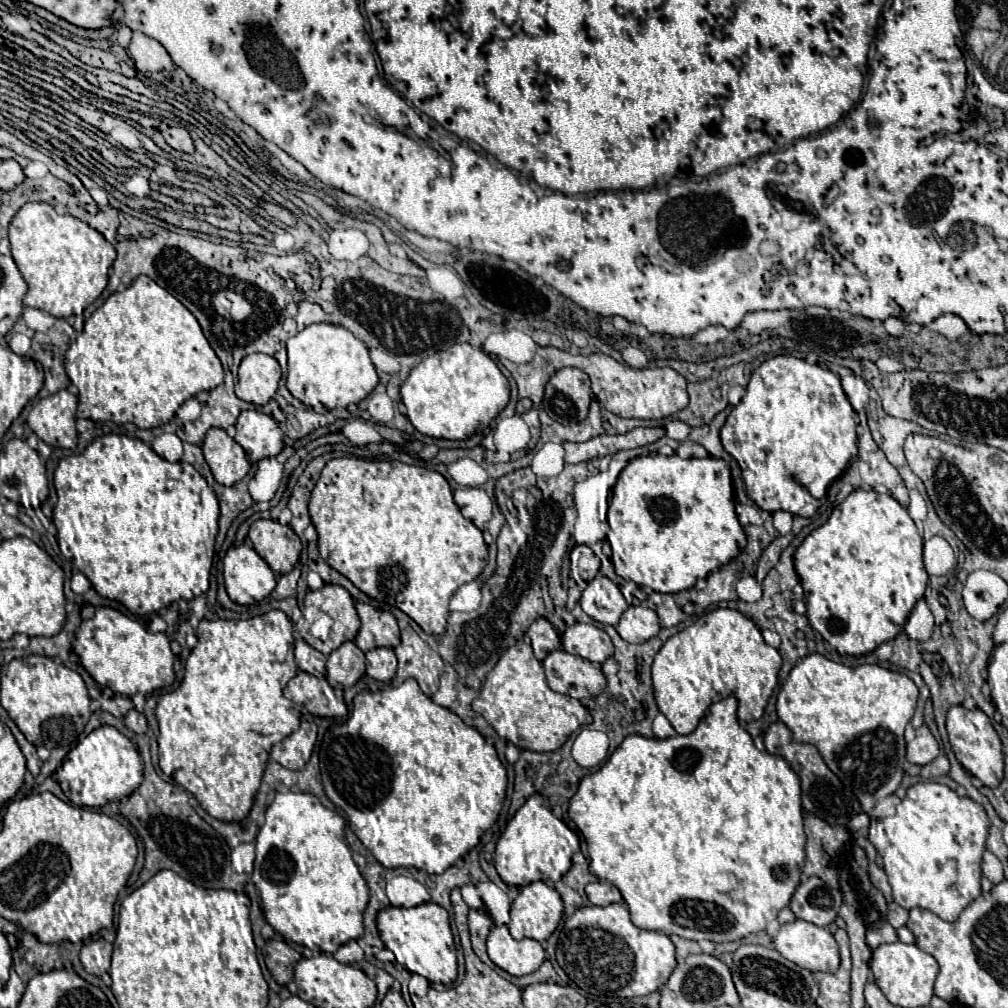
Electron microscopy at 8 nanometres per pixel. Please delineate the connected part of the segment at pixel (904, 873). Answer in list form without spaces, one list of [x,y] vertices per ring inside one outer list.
[[[920,782],[912,786],[896,806],[894,816],[872,818],[868,840],[876,846],[878,854],[884,860],[884,872],[892,886],[892,898],[902,908],[926,908],[938,918],[946,922],[954,922],[968,906],[968,902],[980,896],[980,878],[982,878],[982,854],[986,850],[988,836],[988,816],[984,808],[966,798],[952,792],[948,786],[938,782]]]

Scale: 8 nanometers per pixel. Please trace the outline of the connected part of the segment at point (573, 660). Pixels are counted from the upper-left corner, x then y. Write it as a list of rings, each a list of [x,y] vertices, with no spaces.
[[[562,648],[548,654],[548,658],[544,660],[544,672],[548,686],[554,692],[568,694],[576,700],[596,698],[606,686],[606,680],[598,666]]]

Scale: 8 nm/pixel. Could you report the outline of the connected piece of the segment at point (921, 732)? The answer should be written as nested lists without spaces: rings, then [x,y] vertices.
[[[922,724],[916,730],[916,738],[908,744],[908,752],[906,752],[906,760],[910,764],[918,764],[924,766],[928,762],[932,762],[934,758],[938,758],[940,750],[938,750],[938,742],[936,738],[930,734],[930,730]]]

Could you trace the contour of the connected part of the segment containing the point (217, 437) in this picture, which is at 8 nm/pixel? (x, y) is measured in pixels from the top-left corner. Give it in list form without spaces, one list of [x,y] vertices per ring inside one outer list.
[[[210,428],[202,442],[202,452],[214,474],[214,480],[222,486],[232,486],[250,470],[246,452],[234,442],[234,438],[226,434],[226,430]]]

